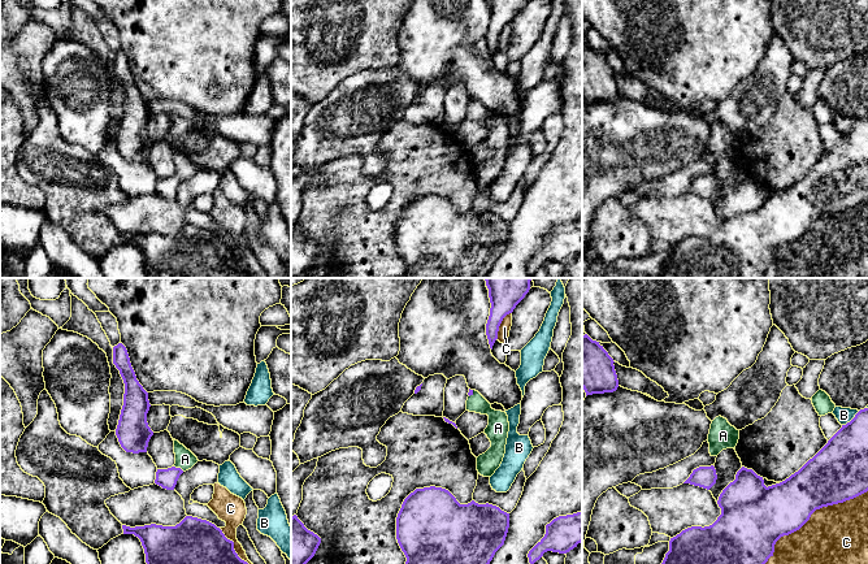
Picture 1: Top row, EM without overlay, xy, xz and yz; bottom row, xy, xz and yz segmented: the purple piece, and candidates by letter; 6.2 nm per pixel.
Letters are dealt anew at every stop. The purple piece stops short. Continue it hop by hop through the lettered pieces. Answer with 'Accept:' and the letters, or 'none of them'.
Accept: A

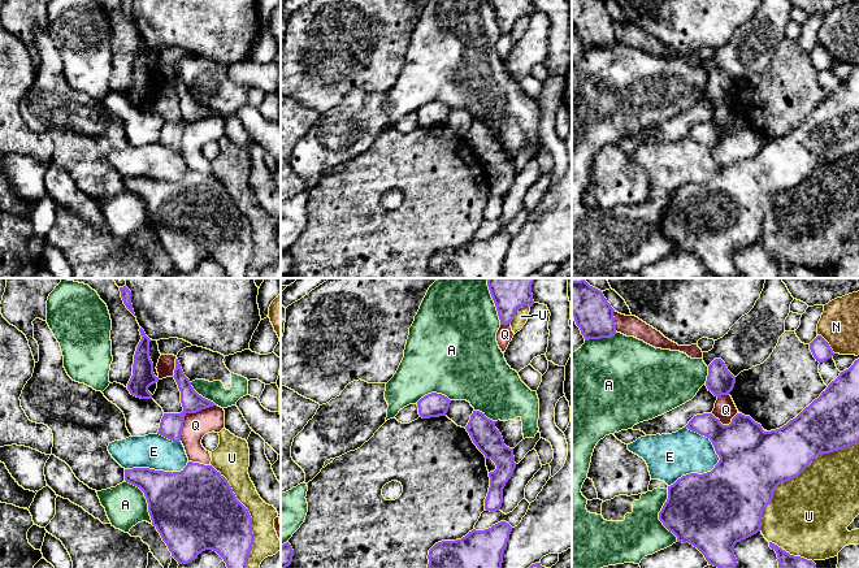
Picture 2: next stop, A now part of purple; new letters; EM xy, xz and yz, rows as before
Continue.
Accept: none of them

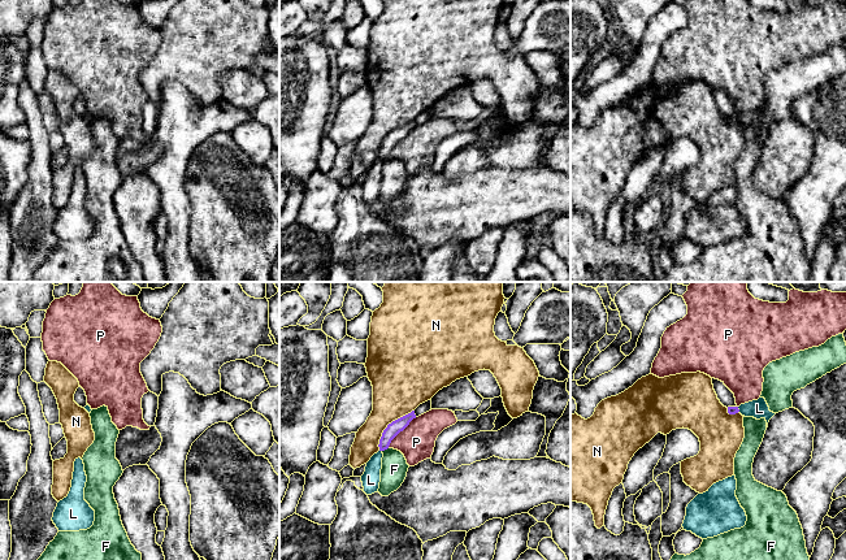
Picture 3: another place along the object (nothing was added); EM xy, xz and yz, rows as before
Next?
Accept: none of them

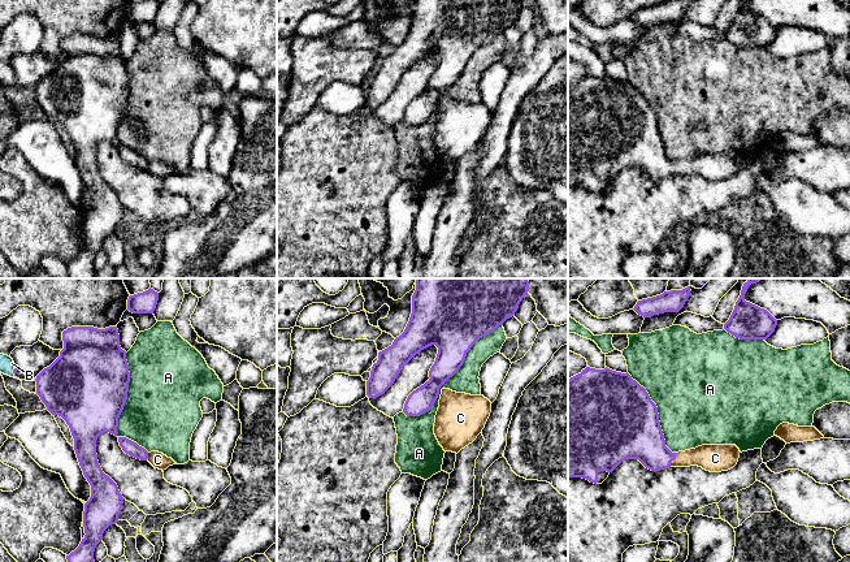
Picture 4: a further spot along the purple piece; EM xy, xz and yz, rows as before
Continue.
Accept: B, C

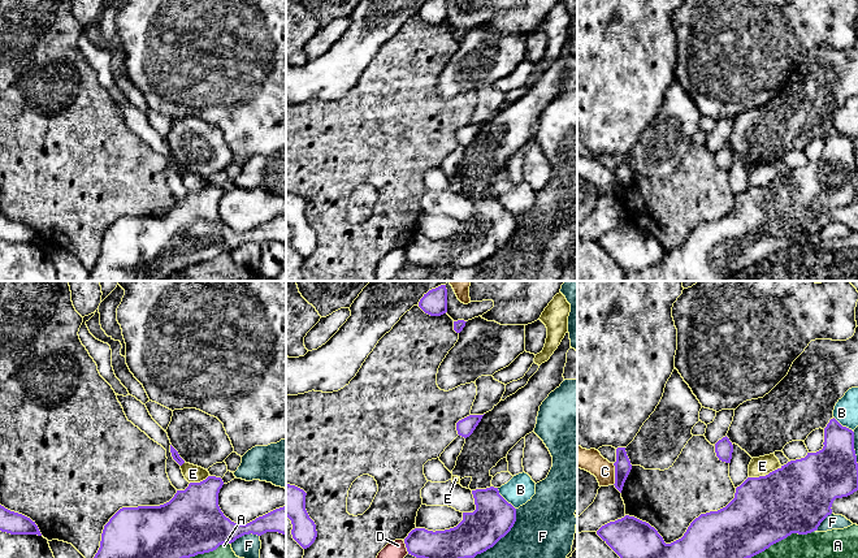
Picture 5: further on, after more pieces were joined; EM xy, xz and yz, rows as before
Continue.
Accept: none of them

